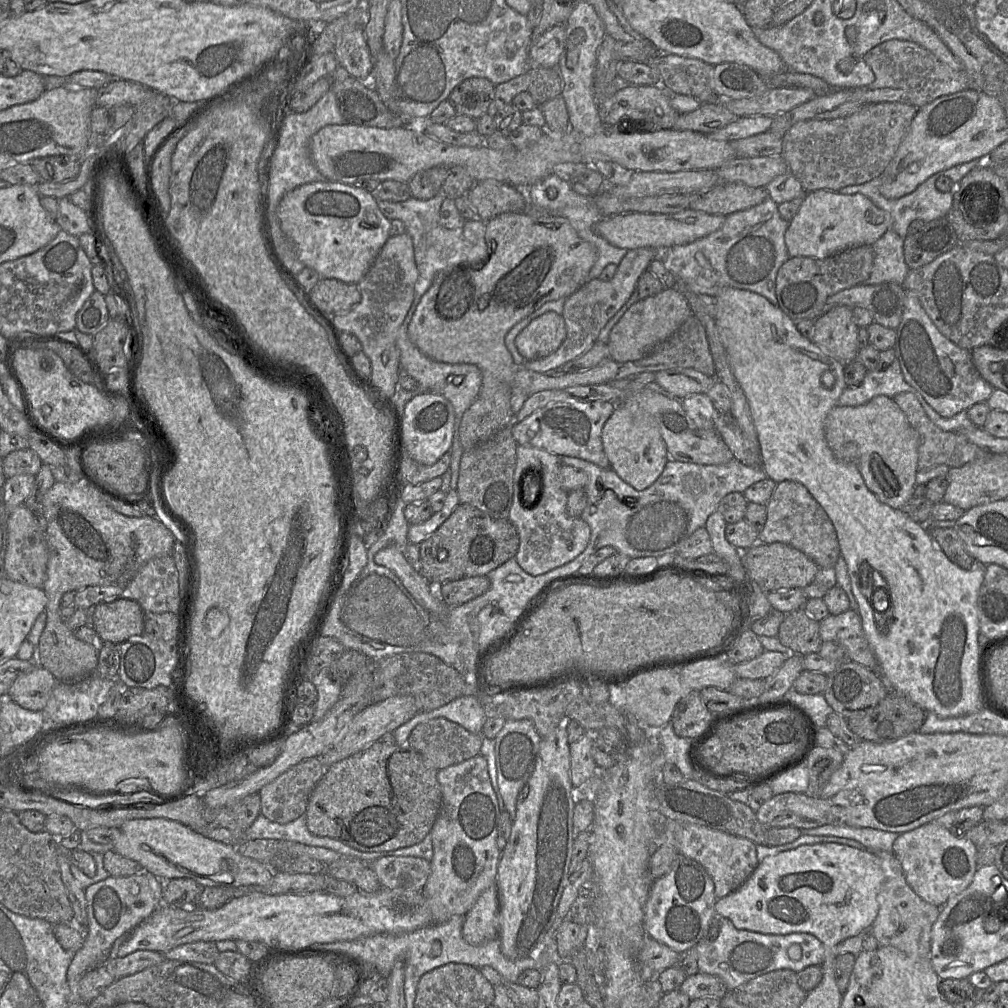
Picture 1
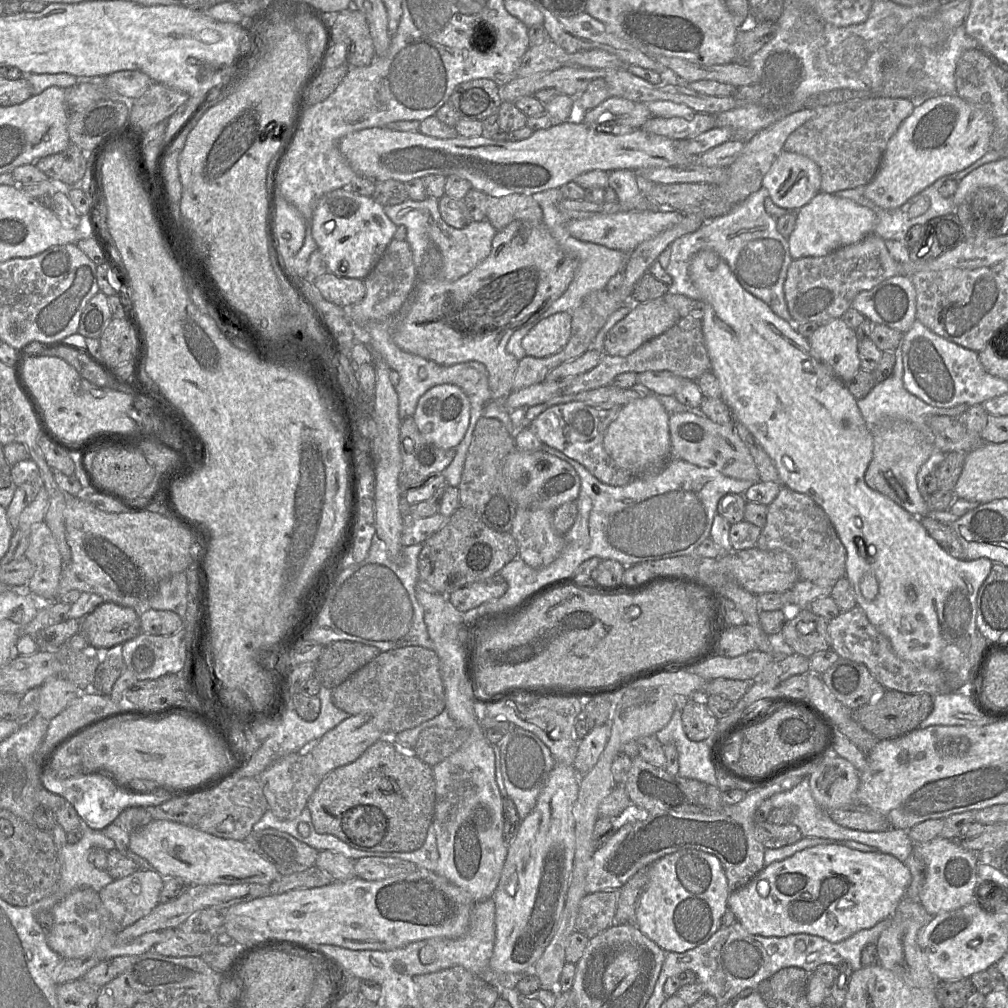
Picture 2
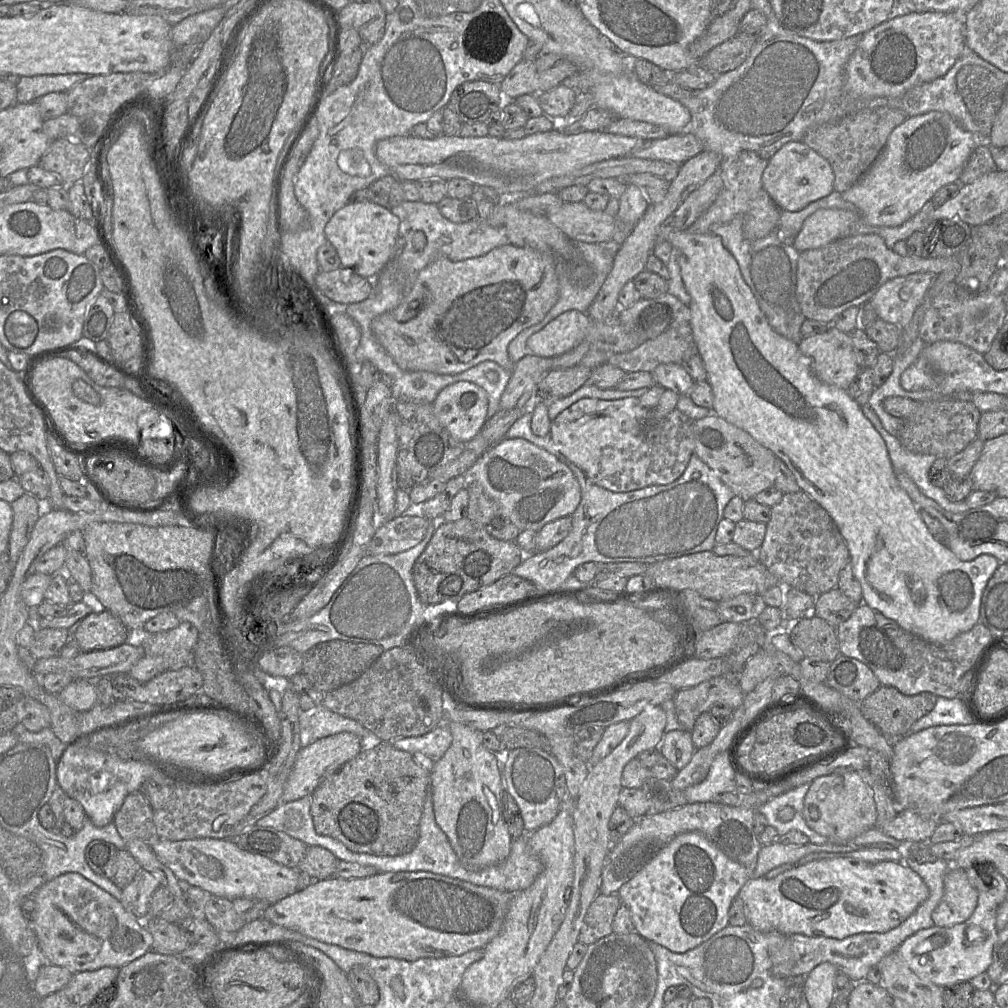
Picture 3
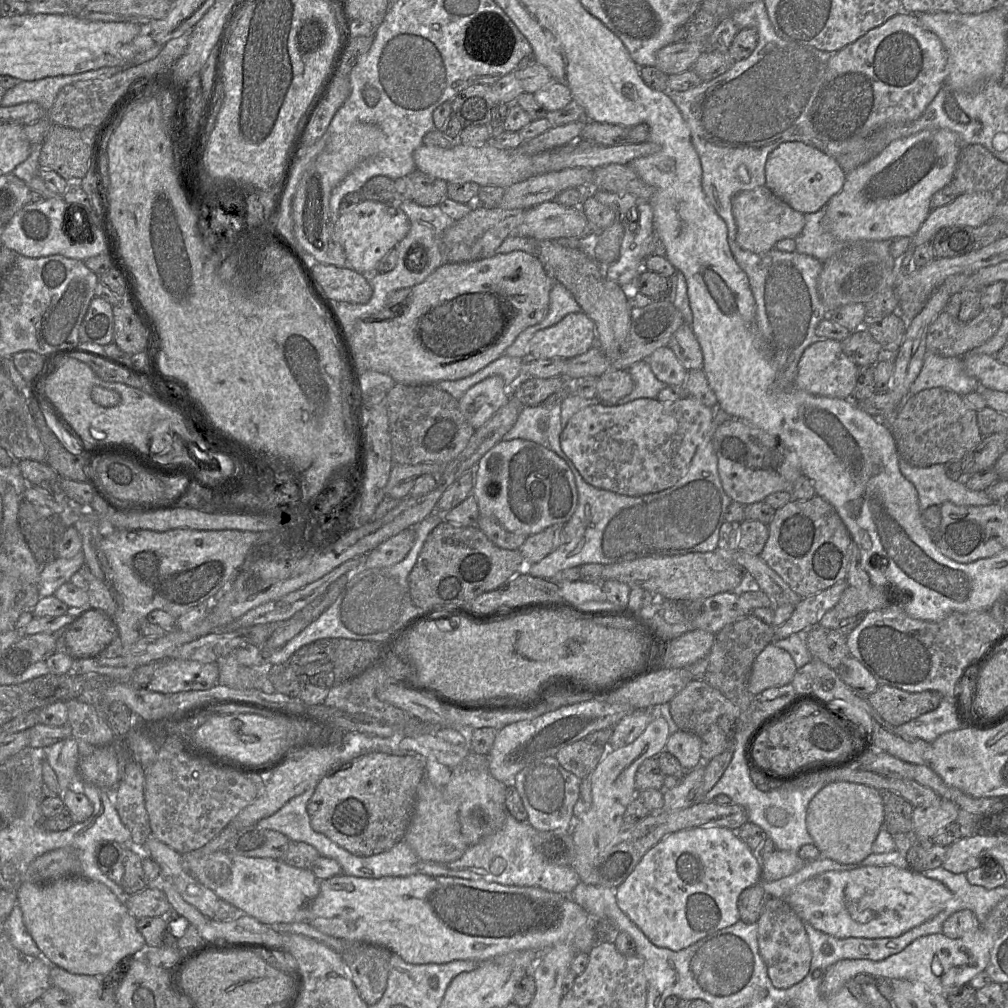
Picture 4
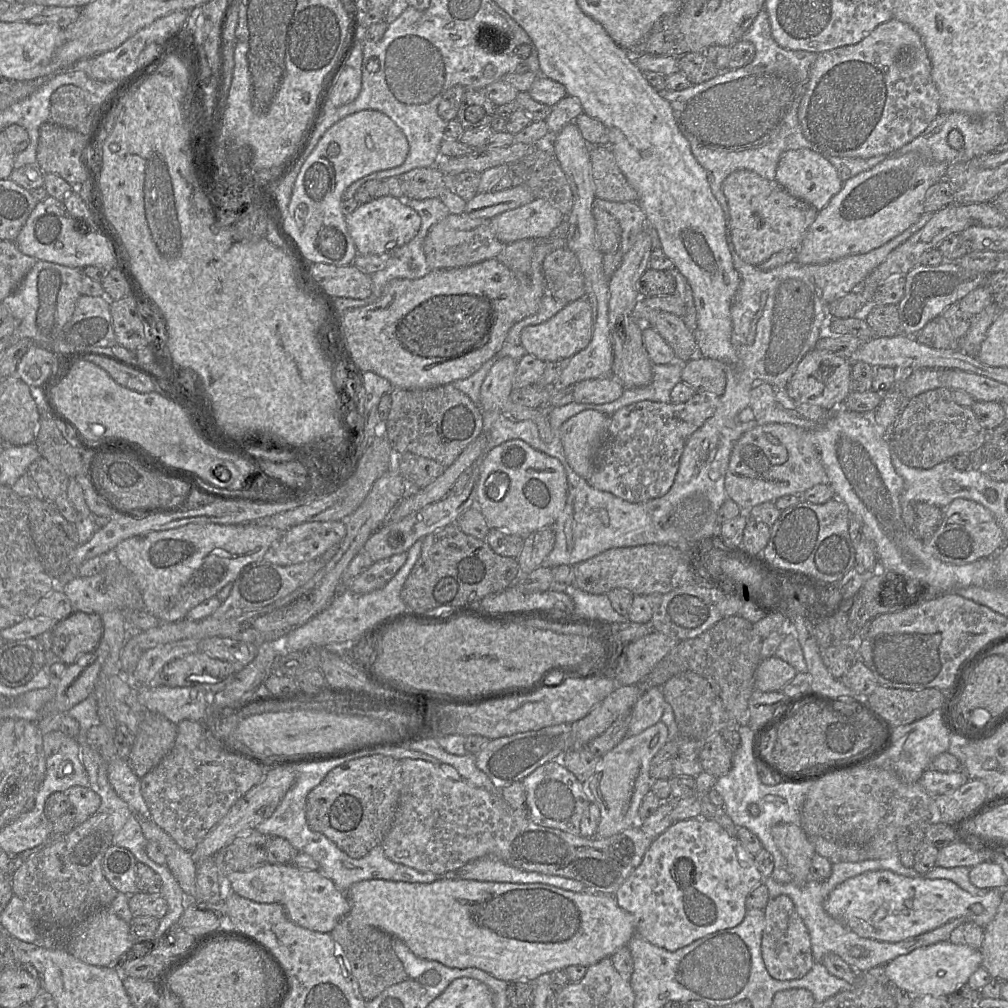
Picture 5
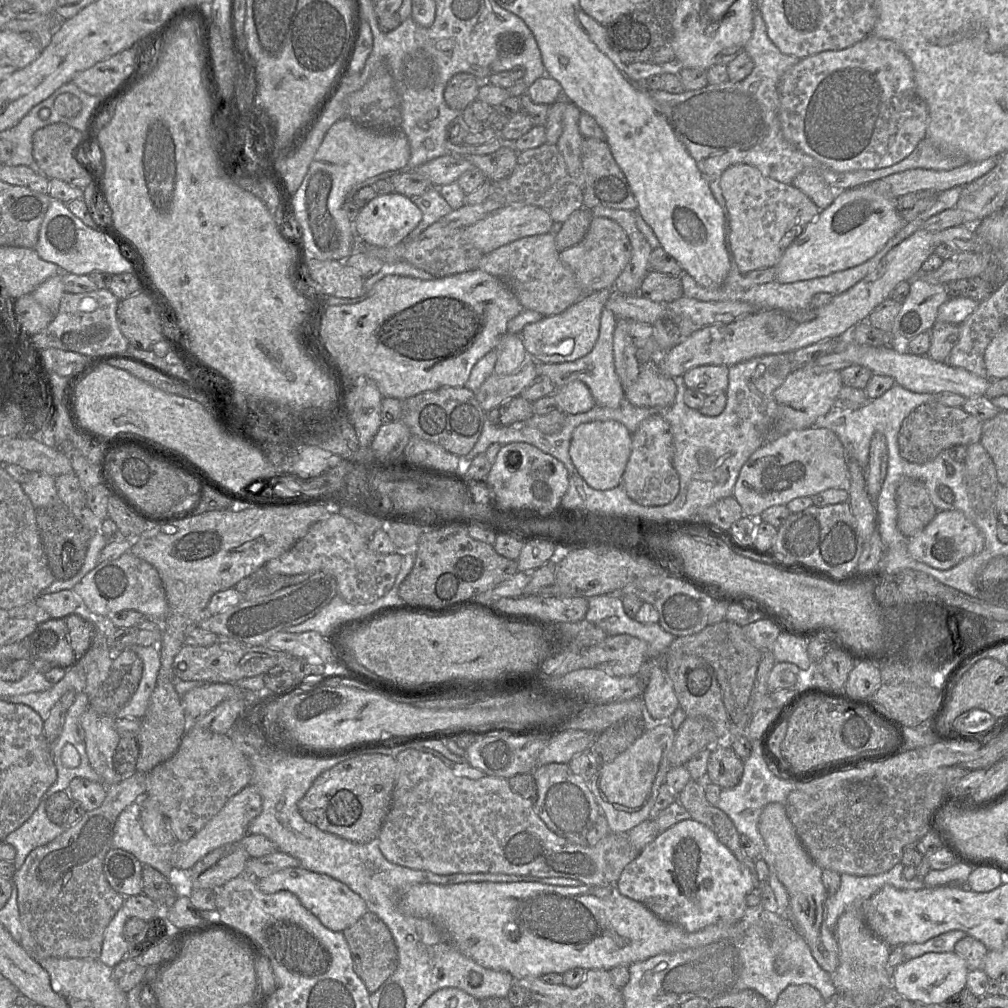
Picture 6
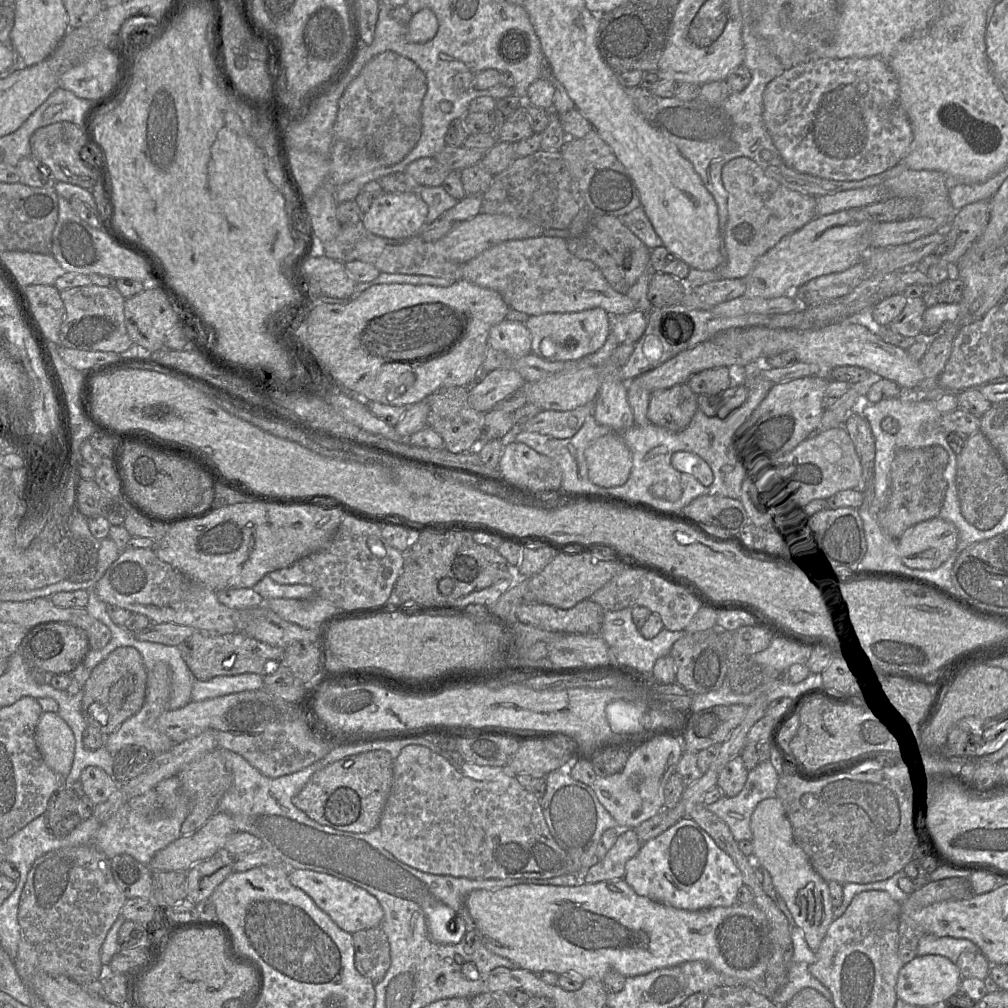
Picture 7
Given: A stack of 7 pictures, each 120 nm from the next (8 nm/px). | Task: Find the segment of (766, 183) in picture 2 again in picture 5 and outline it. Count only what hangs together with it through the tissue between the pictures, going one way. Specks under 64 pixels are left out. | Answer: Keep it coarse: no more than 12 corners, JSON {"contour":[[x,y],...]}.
{"contour":[[817,151],[784,152],[775,181],[818,212],[844,184]]}

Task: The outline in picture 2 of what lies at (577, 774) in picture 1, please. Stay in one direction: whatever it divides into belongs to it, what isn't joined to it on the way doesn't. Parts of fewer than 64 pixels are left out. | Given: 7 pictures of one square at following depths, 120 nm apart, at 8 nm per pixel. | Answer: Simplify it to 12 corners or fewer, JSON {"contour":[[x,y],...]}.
{"contour":[[610,724],[591,729],[578,743],[574,768],[586,776],[611,734]]}

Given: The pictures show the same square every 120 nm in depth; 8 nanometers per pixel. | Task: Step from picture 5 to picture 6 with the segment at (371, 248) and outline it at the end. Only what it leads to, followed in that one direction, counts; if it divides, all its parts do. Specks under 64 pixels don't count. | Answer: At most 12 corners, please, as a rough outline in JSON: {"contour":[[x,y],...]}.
{"contour":[[380,194],[353,224],[366,244],[393,247],[423,214],[412,199]]}

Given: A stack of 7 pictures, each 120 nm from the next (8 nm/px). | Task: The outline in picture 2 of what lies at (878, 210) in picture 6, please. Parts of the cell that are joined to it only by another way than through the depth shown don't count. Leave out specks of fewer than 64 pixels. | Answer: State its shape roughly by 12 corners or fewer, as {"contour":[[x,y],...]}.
{"contour":[[957,94],[915,106],[865,197],[900,207],[990,149],[987,113]]}

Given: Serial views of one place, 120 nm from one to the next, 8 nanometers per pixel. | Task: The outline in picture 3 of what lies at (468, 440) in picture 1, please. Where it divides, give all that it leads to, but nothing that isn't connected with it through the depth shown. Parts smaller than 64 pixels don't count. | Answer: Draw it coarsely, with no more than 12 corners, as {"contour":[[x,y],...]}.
{"contour":[[438,257],[371,330],[407,371],[512,372],[554,257]]}

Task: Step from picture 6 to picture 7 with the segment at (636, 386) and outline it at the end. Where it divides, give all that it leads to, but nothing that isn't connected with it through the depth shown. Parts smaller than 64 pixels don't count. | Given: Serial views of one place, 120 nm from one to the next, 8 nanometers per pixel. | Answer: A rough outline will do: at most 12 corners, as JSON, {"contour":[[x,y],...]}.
{"contour":[[686,383],[653,391],[649,423],[683,430],[698,409]]}

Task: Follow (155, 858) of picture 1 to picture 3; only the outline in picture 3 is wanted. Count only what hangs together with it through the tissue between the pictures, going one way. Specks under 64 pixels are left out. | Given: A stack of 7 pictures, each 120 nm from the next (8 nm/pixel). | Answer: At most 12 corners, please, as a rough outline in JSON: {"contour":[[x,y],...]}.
{"contour":[[198,838],[149,844],[184,885],[274,904],[297,868]]}

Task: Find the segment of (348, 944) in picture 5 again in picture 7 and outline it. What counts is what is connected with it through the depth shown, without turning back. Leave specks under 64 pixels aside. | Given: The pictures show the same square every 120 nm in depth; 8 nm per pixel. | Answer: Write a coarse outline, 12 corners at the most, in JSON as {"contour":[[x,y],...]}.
{"contour":[[380,927],[352,934],[355,968],[373,984],[391,964]]}

